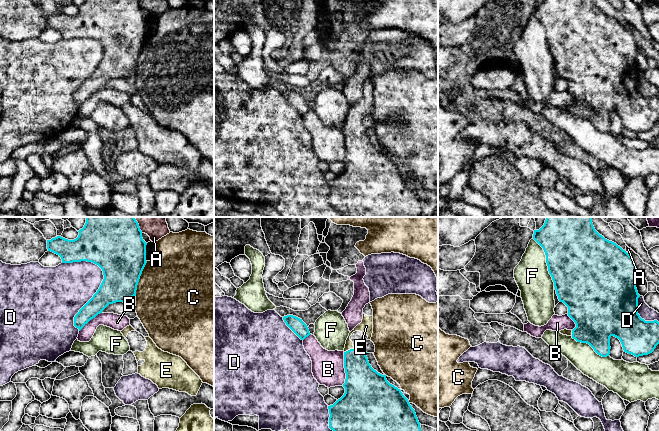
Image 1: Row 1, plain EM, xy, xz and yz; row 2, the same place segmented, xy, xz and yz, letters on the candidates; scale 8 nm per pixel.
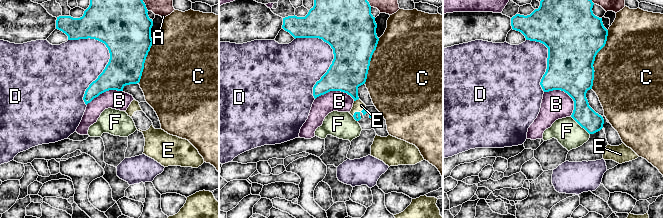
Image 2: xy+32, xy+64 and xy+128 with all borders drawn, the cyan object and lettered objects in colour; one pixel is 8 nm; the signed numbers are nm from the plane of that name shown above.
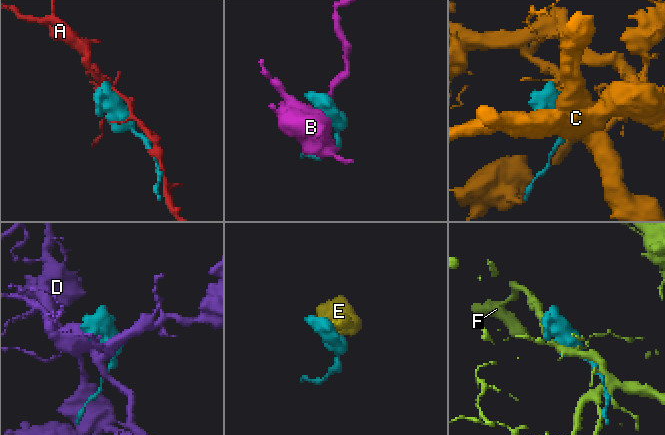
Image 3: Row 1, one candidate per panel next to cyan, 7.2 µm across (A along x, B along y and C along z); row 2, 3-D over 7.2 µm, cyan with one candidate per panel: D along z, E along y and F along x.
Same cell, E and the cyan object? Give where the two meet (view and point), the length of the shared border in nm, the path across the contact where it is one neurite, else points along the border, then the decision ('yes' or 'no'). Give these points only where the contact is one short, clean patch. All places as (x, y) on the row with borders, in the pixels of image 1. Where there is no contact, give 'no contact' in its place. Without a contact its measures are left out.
xz (350, 349) | 90 nm | across xz (361, 378), (350, 349), (349, 335), (366, 326) | yes

